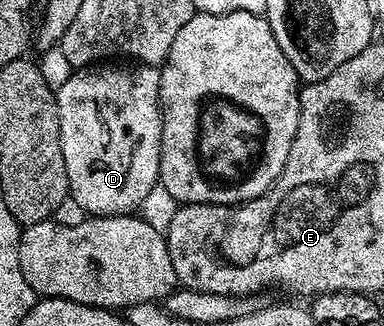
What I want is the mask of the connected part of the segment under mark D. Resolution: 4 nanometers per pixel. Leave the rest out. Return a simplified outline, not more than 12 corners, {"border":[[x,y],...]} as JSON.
{"border":[[161,70],[56,89],[69,198],[134,215],[159,186]]}

